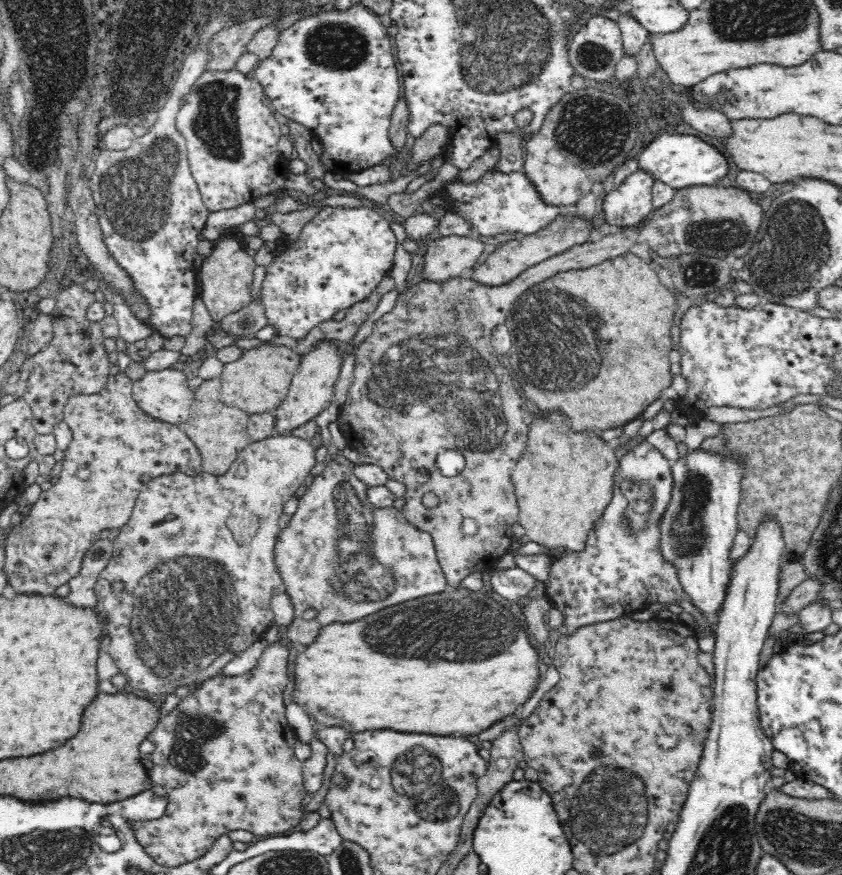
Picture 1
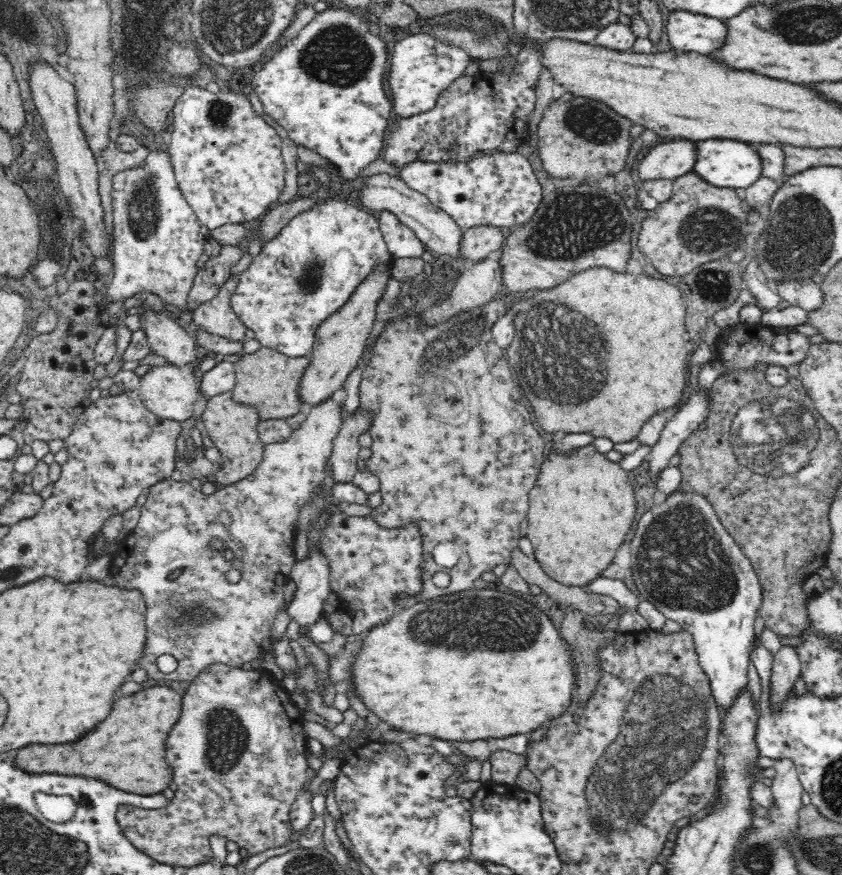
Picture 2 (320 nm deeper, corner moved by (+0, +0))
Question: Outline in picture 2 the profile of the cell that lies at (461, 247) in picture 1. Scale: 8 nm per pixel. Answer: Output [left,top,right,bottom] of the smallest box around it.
[459,227,503,263]

